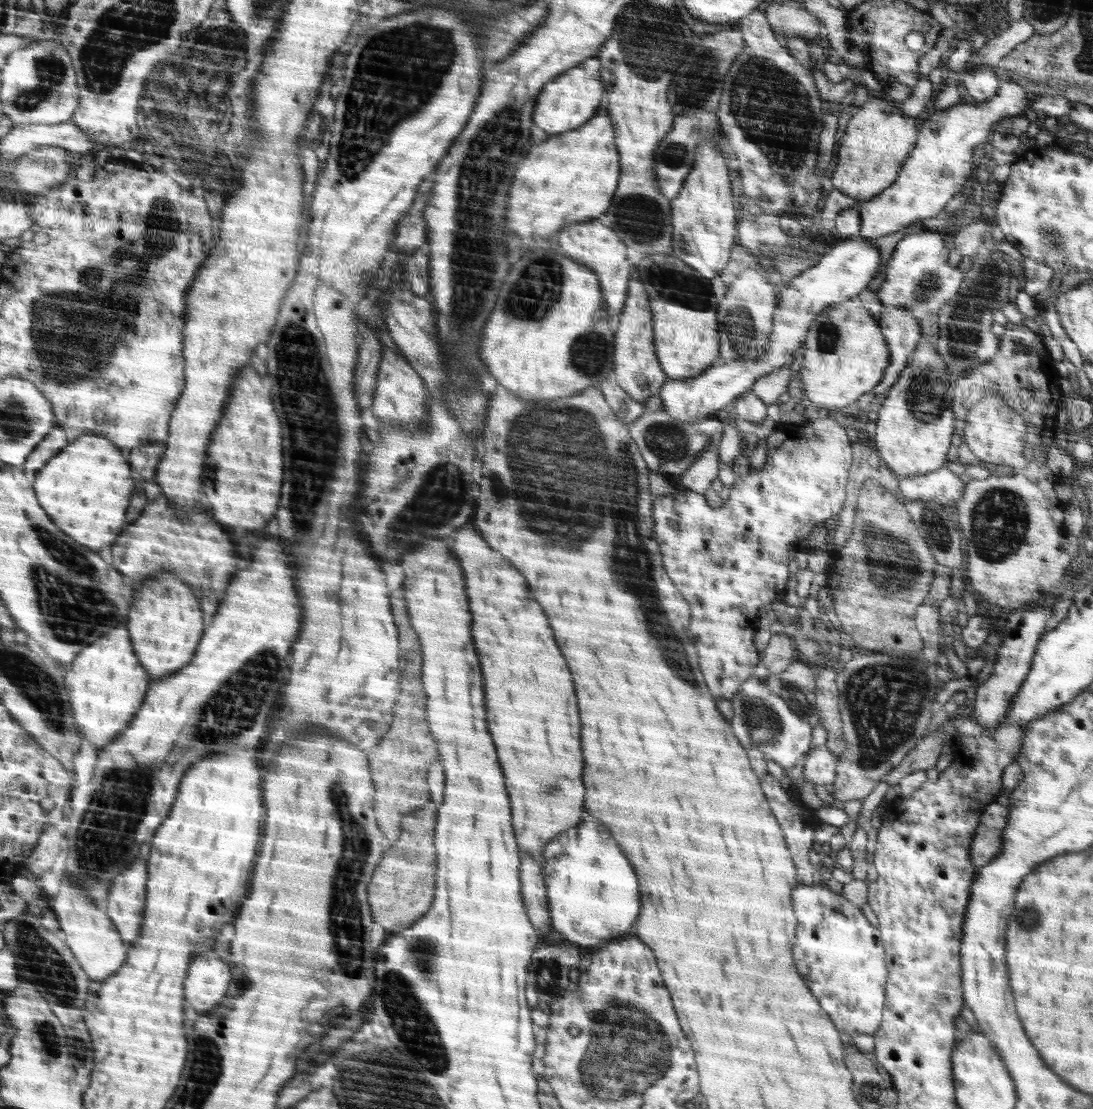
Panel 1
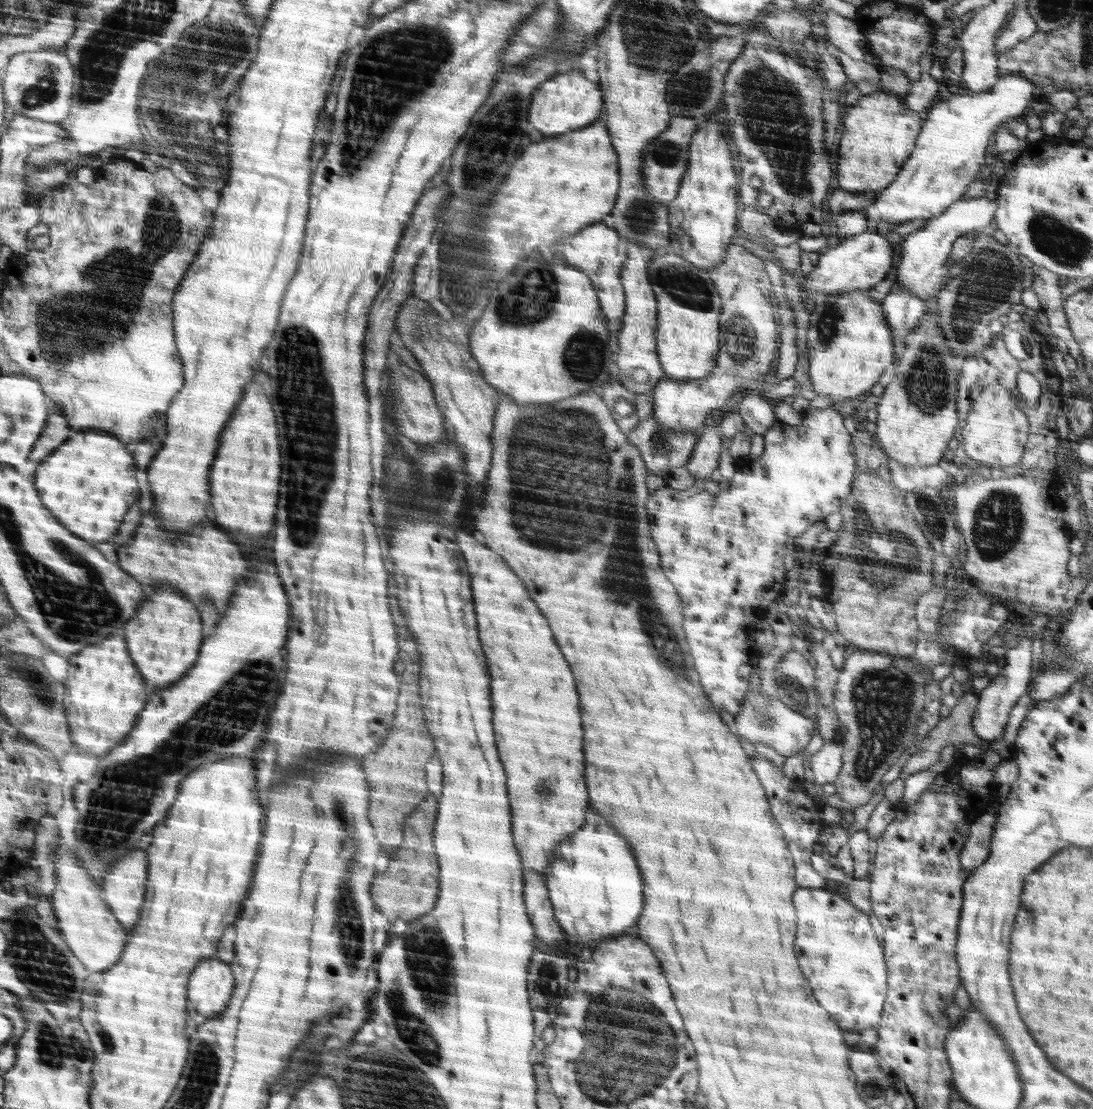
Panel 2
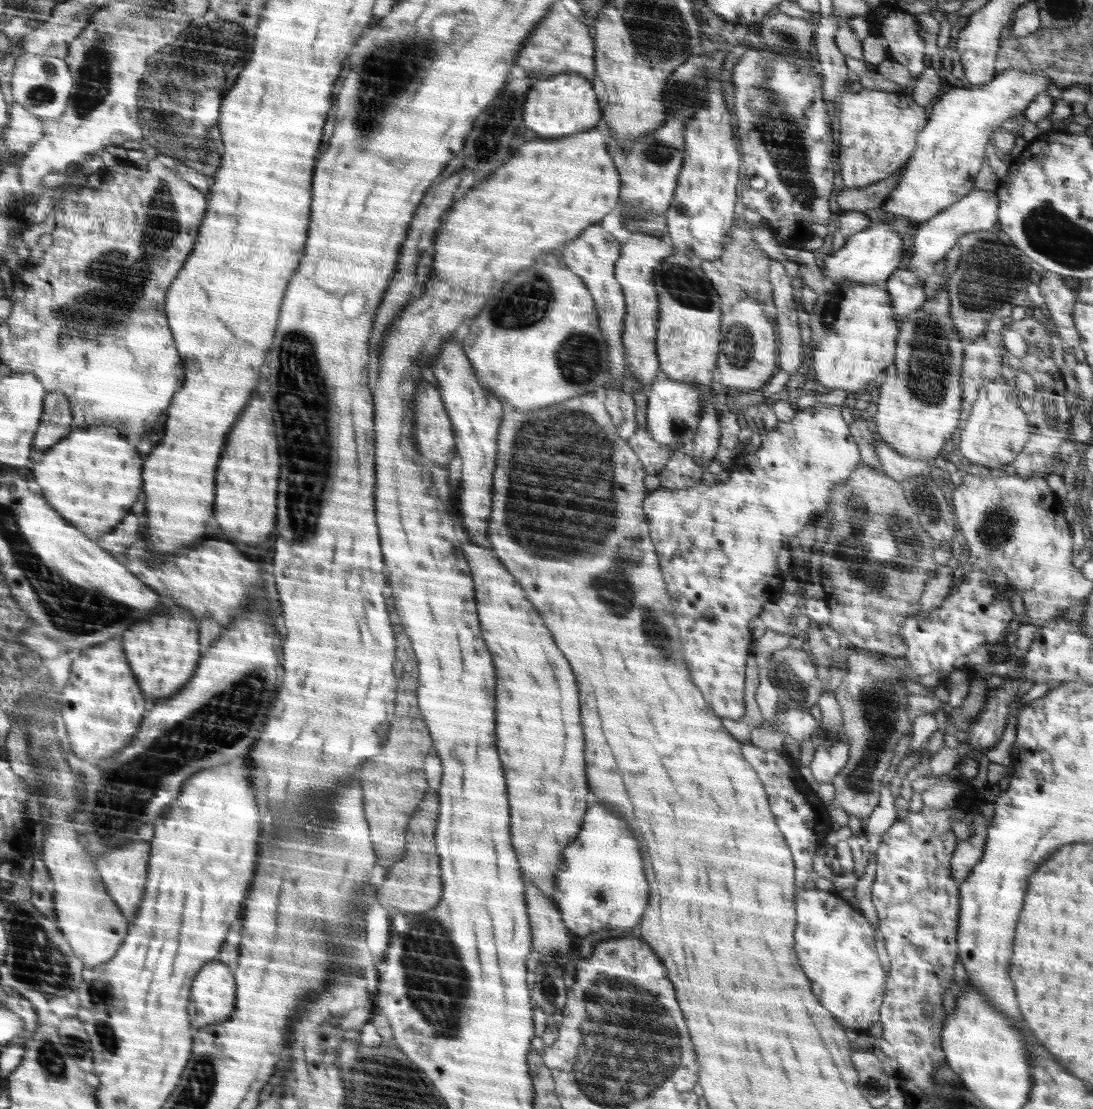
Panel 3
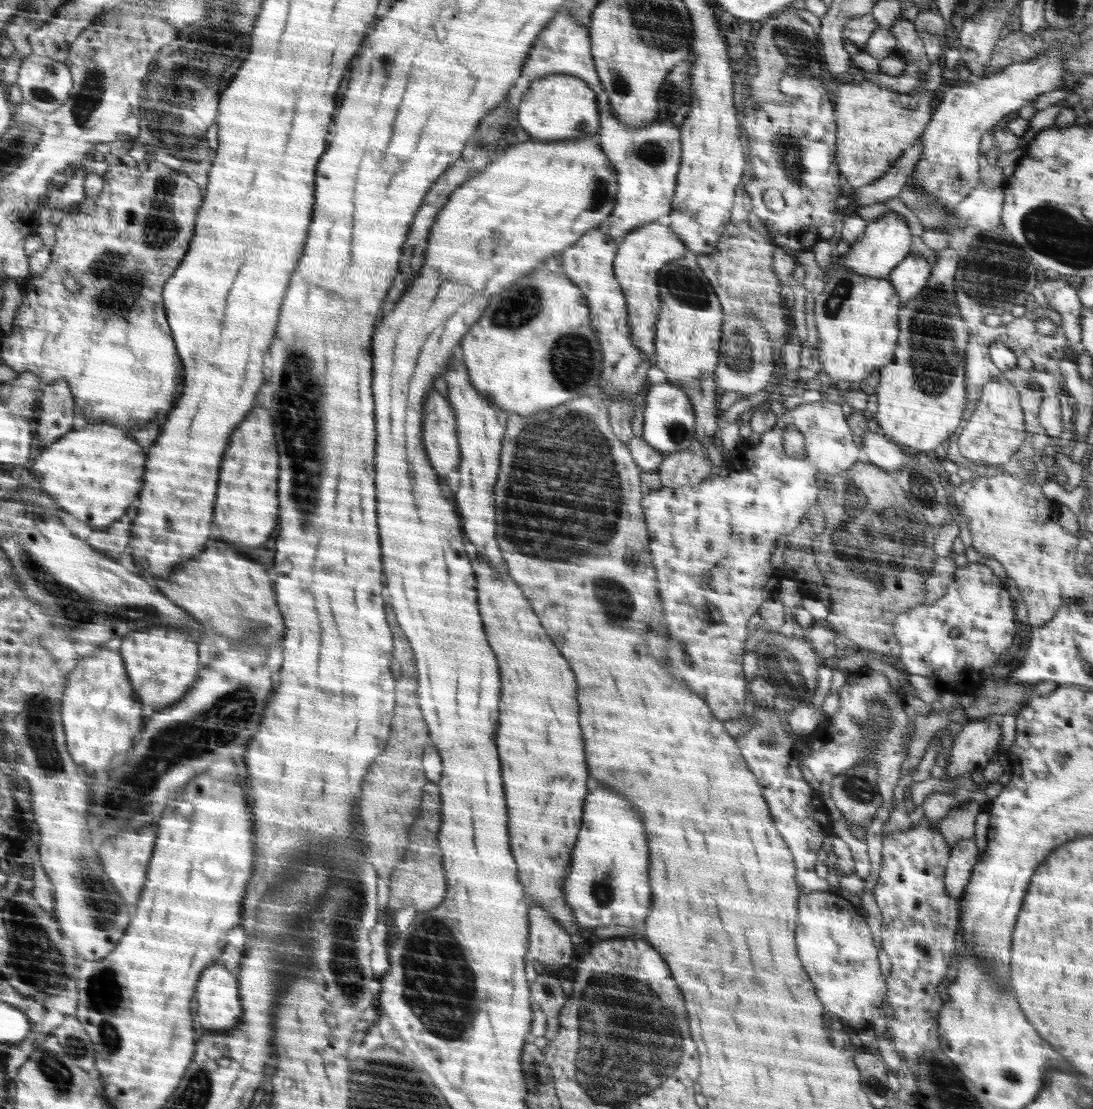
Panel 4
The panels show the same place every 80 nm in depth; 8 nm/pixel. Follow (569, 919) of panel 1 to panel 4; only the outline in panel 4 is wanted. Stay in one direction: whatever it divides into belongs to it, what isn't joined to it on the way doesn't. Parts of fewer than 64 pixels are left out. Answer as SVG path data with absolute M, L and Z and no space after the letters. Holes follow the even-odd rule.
M596 788L588 798L588 810L584 810L584 830L580 830L580 842L576 842L576 854L571 854L572 874L564 882L564 894L568 894L567 905L575 915L579 928L595 929L598 926L620 924L630 928L641 928L646 921L654 892L648 880L648 844L646 832L638 820L634 808L614 790Z

